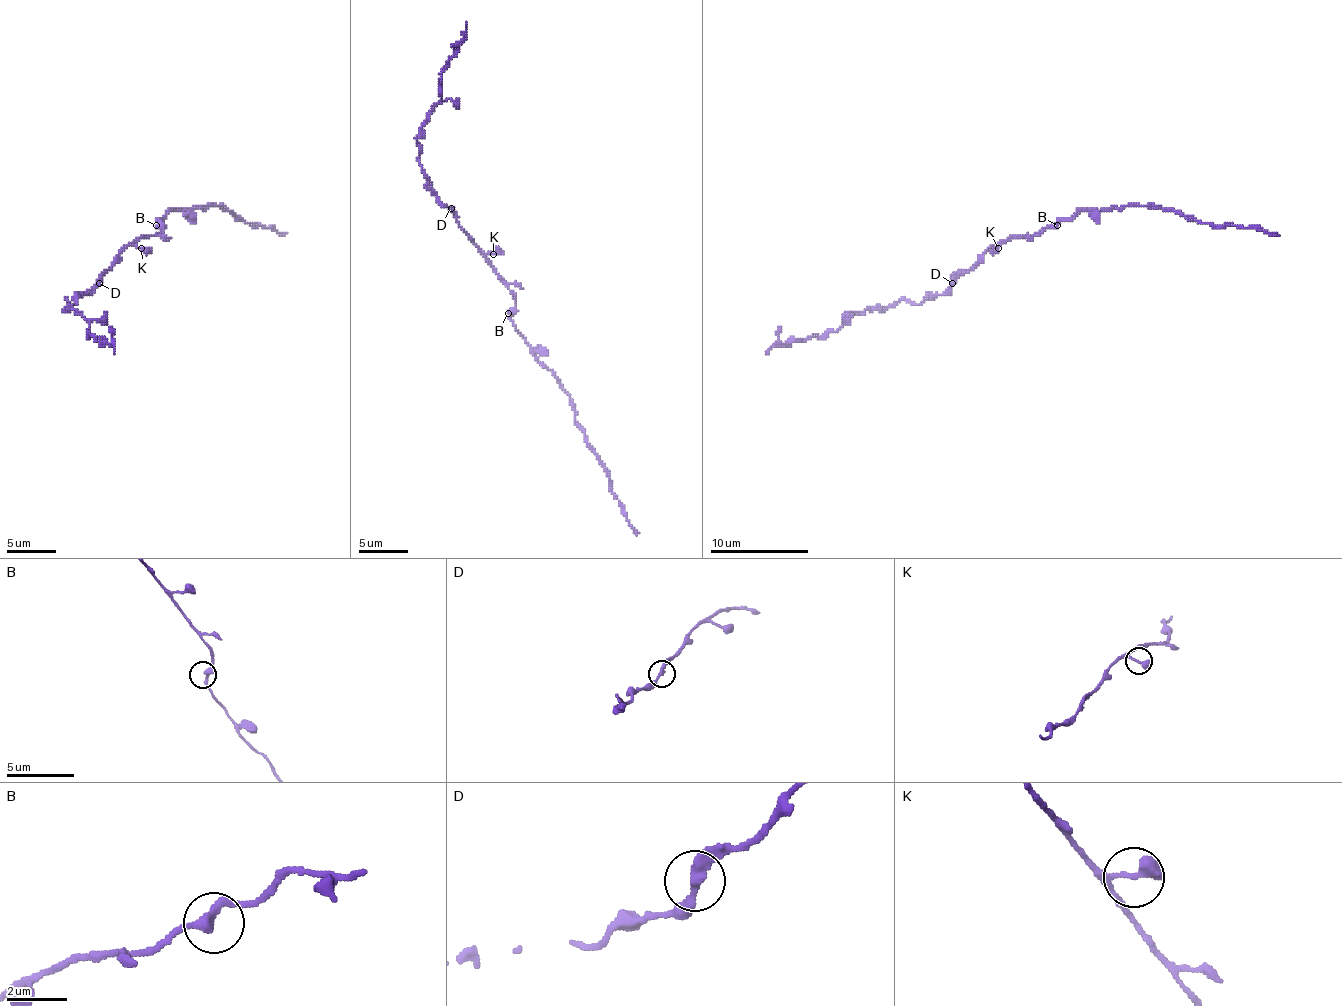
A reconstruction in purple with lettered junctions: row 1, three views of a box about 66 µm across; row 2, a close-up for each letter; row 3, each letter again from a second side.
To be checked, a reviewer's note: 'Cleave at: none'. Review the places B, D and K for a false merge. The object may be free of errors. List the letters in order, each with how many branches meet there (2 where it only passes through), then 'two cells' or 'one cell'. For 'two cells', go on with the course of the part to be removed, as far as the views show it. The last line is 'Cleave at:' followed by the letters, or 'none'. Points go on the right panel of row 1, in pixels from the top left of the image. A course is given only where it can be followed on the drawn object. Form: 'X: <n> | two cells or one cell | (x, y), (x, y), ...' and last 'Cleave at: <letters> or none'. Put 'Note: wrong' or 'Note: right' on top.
Note: right
B: 2 | one cell
D: 2 | one cell
K: 2 | one cell
Cleave at: none

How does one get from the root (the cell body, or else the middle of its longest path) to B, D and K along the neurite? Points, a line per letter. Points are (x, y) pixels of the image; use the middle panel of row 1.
B: (496, 271), (515, 301), (515, 306), (508, 313)
D: (496, 271), (486, 254), (459, 224), (451, 207)
K: (496, 271), (486, 256), (493, 254)

